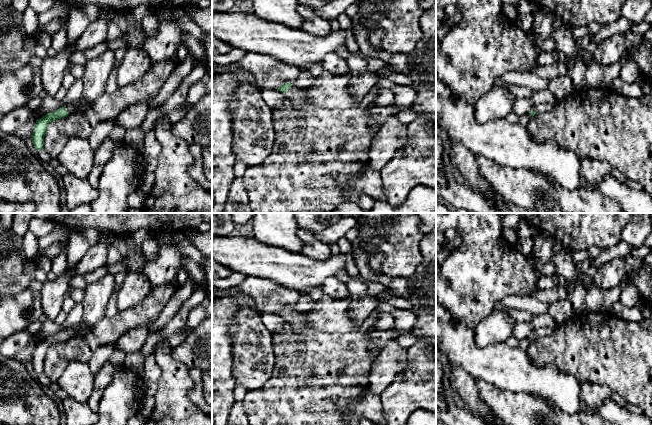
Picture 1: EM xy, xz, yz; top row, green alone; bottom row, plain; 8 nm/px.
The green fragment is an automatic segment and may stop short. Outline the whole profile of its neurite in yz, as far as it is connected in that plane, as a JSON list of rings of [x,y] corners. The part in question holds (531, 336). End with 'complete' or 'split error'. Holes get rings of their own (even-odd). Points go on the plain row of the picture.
[[[558,326],[554,328],[542,327],[542,328],[534,329],[533,333],[529,337],[532,341],[535,340],[536,338],[543,338],[545,336],[548,336],[554,333],[557,328]]] | split error

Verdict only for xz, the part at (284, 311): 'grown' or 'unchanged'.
grown

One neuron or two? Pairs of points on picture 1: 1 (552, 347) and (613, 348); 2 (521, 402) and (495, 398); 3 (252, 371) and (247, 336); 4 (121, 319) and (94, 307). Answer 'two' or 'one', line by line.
1: one
2: one
3: one
4: two

